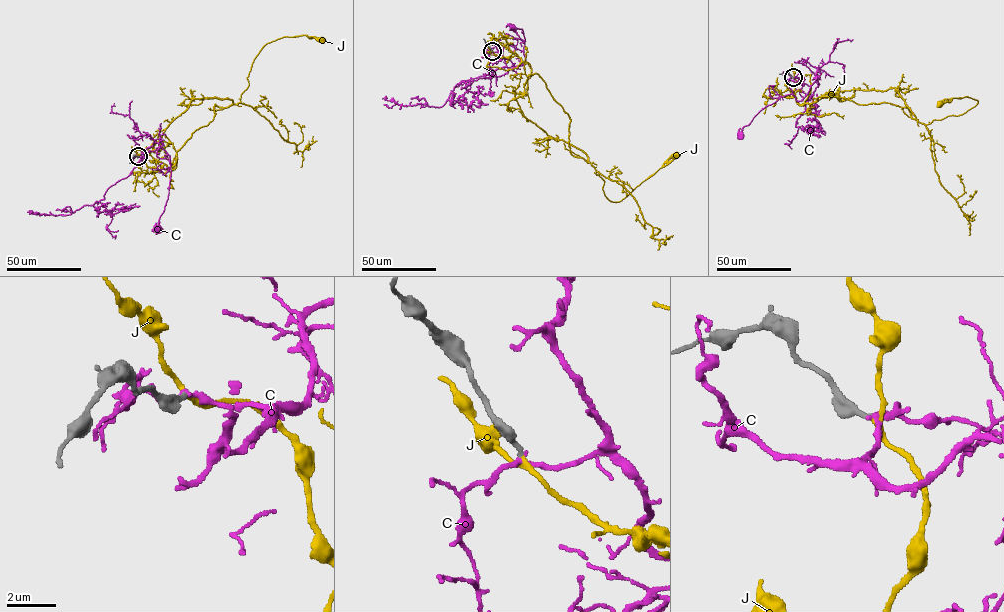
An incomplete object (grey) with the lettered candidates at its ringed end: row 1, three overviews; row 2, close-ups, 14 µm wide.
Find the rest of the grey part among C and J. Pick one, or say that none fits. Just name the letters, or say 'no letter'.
J

